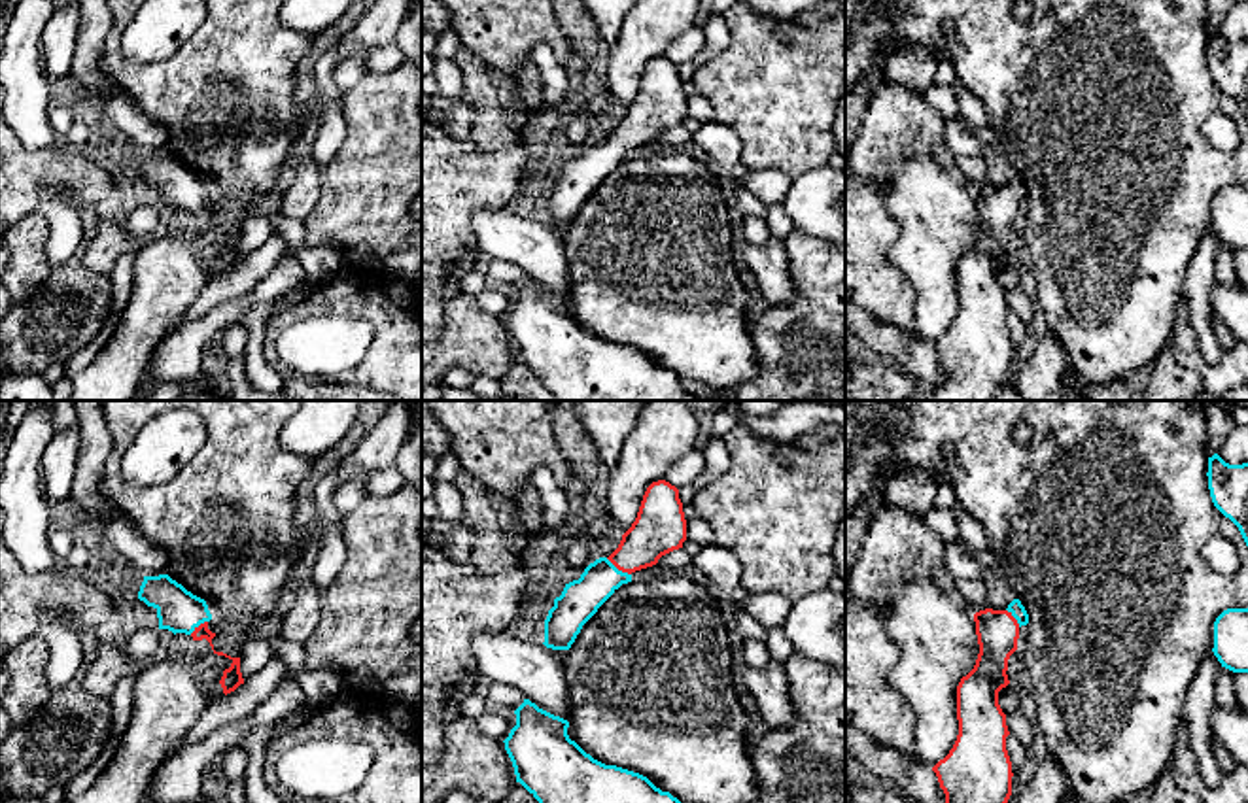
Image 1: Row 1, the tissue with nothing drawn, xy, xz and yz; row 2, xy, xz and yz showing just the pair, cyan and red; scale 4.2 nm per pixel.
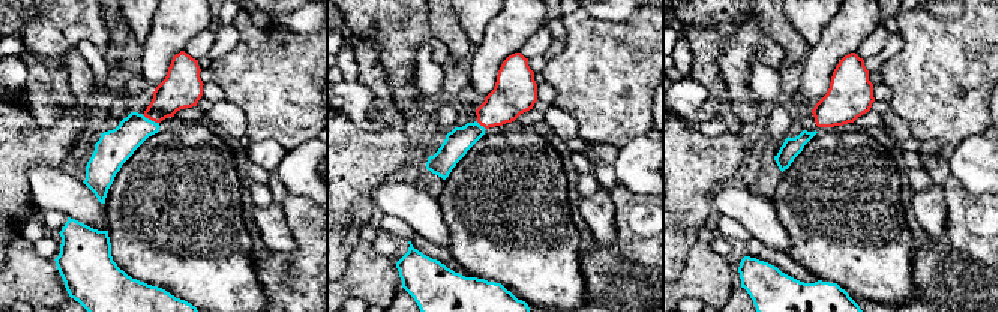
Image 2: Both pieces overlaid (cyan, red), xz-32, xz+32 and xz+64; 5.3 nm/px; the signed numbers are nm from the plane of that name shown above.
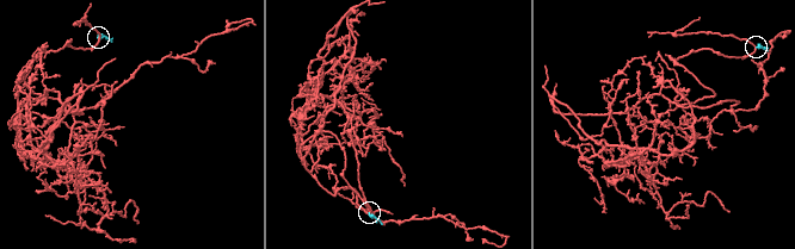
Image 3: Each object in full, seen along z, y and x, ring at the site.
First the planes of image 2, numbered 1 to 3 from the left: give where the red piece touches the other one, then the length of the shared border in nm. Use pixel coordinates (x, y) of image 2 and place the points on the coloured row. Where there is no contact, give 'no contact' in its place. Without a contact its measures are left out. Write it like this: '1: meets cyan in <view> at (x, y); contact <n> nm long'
1: meets cyan in xz-32 at (150, 120); contact 110 nm long
2: meets cyan in xz+32 at (479, 125); contact 70 nm long
3: no contact

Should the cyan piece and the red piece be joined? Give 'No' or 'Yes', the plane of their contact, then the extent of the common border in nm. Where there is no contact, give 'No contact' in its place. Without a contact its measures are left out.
Yes. Touches cyan in xz. Shared border 130 nm

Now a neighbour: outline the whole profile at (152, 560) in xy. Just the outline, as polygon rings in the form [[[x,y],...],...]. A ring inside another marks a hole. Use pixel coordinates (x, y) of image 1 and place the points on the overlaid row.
[[[119,514],[112,518],[104,529],[104,537],[108,544],[129,557],[144,576],[168,572],[168,552],[149,542],[127,516]]]

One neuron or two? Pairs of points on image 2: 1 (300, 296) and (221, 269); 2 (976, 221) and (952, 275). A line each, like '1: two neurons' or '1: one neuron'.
1: two neurons
2: one neuron

